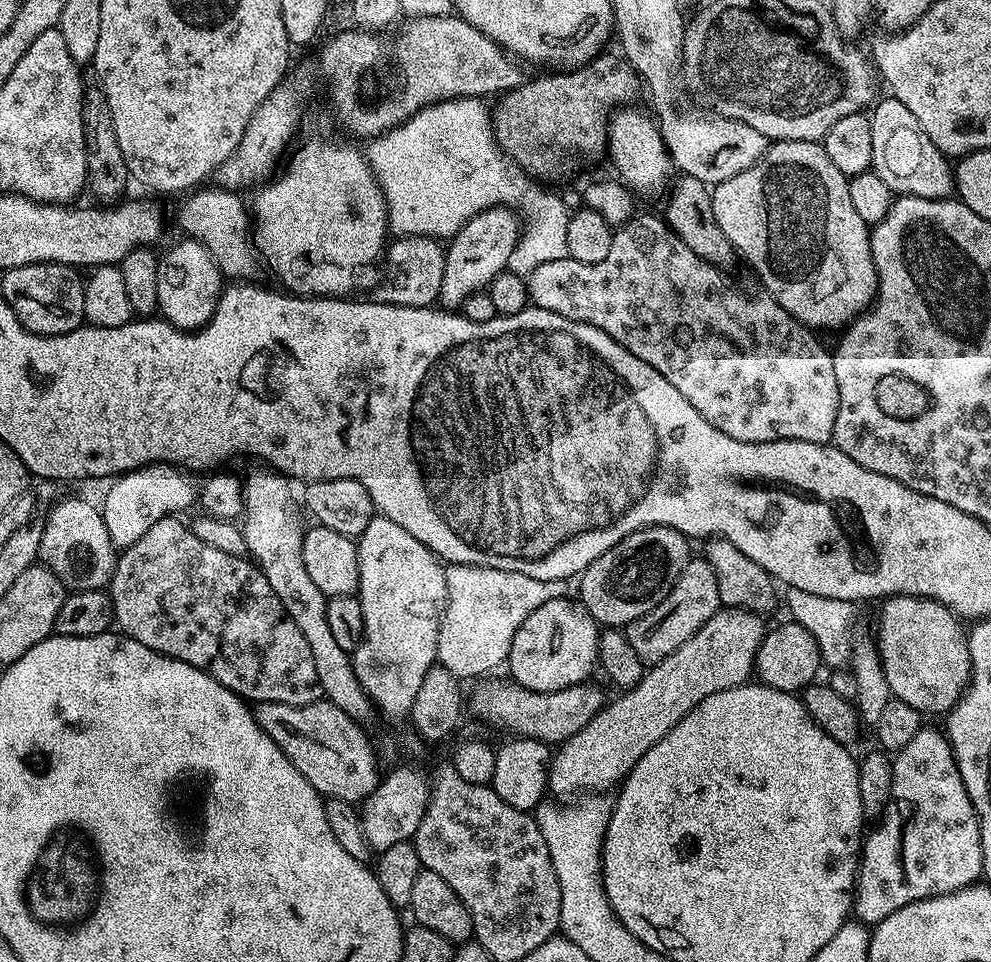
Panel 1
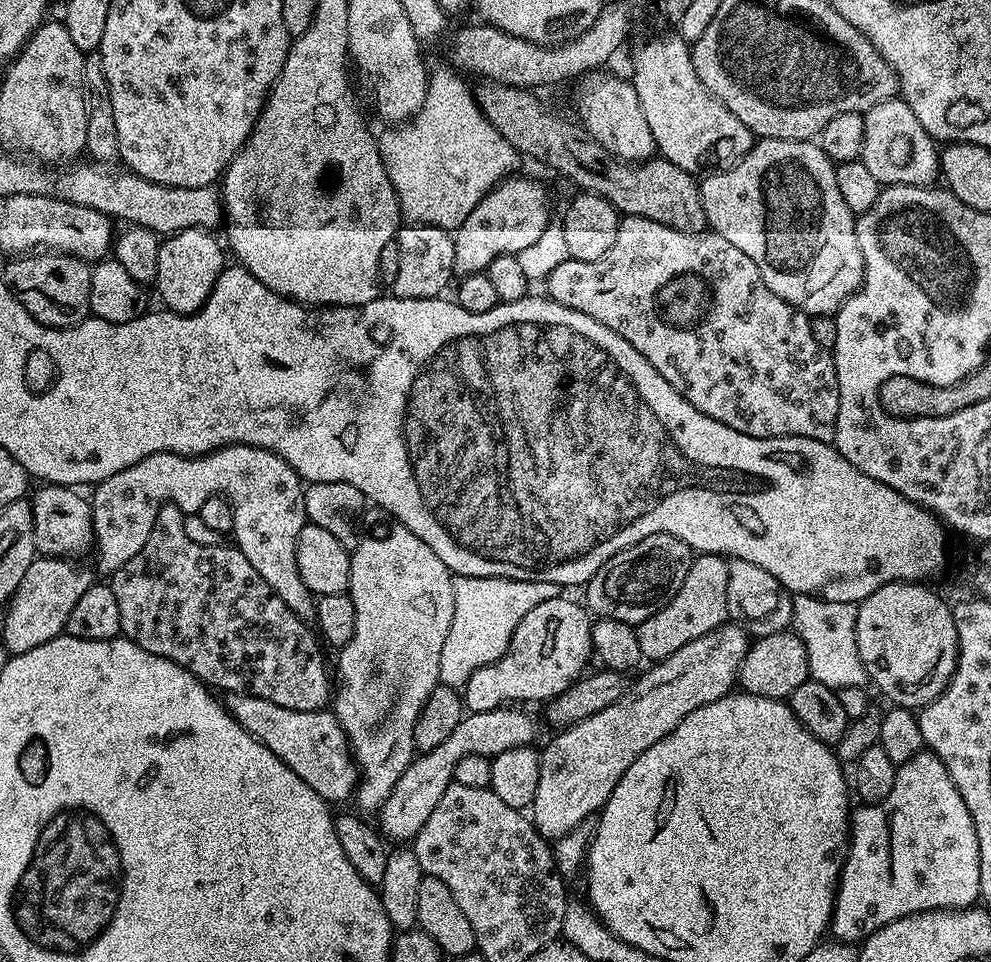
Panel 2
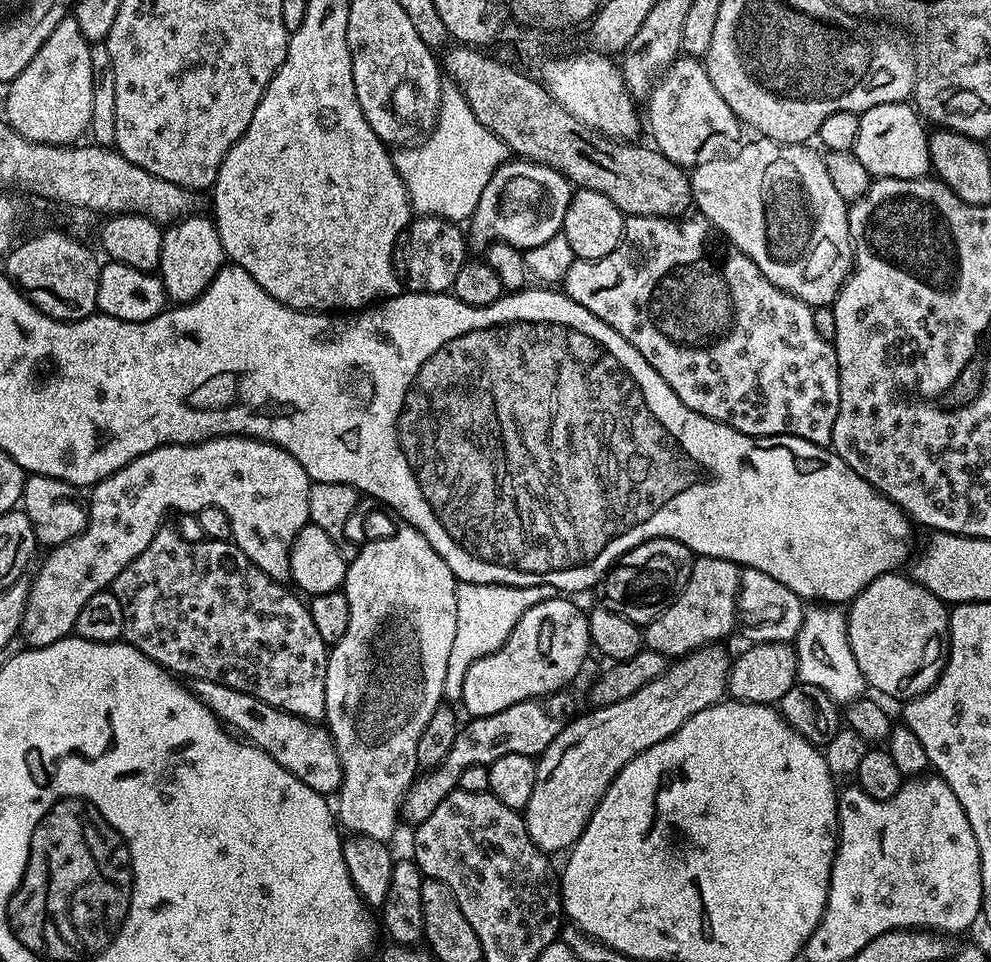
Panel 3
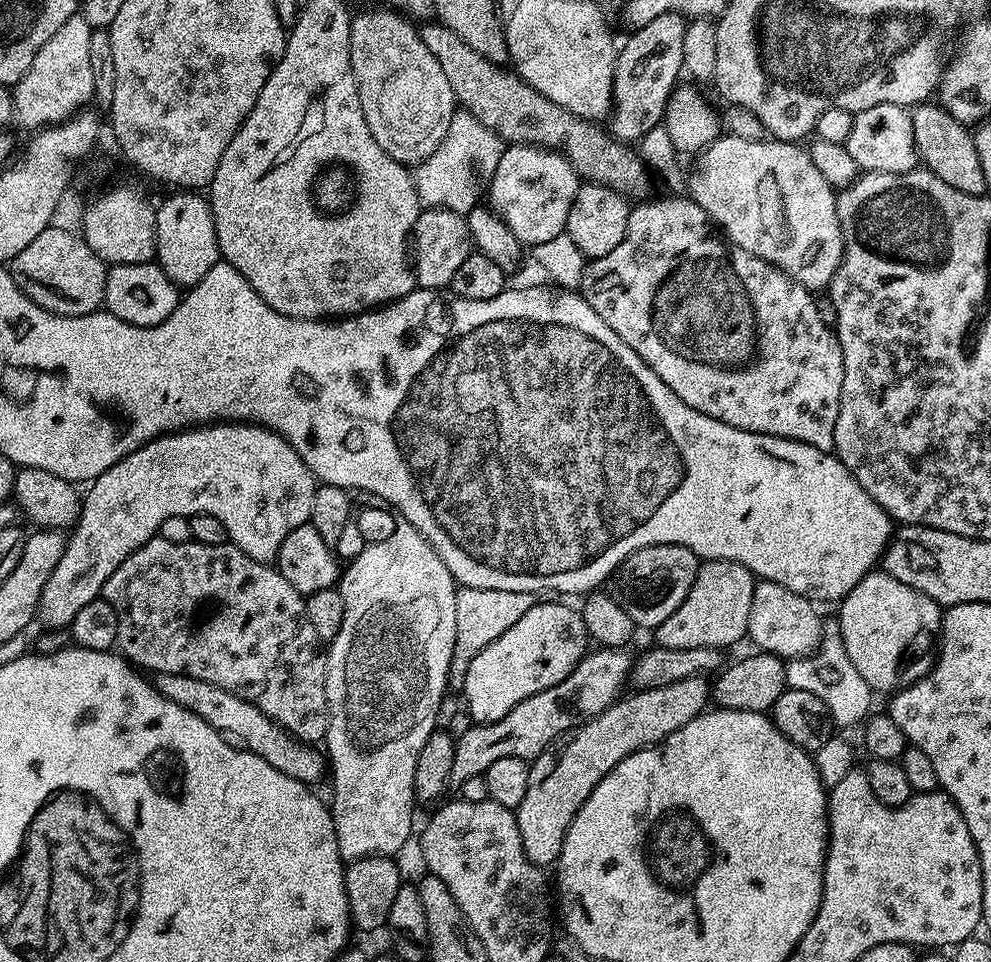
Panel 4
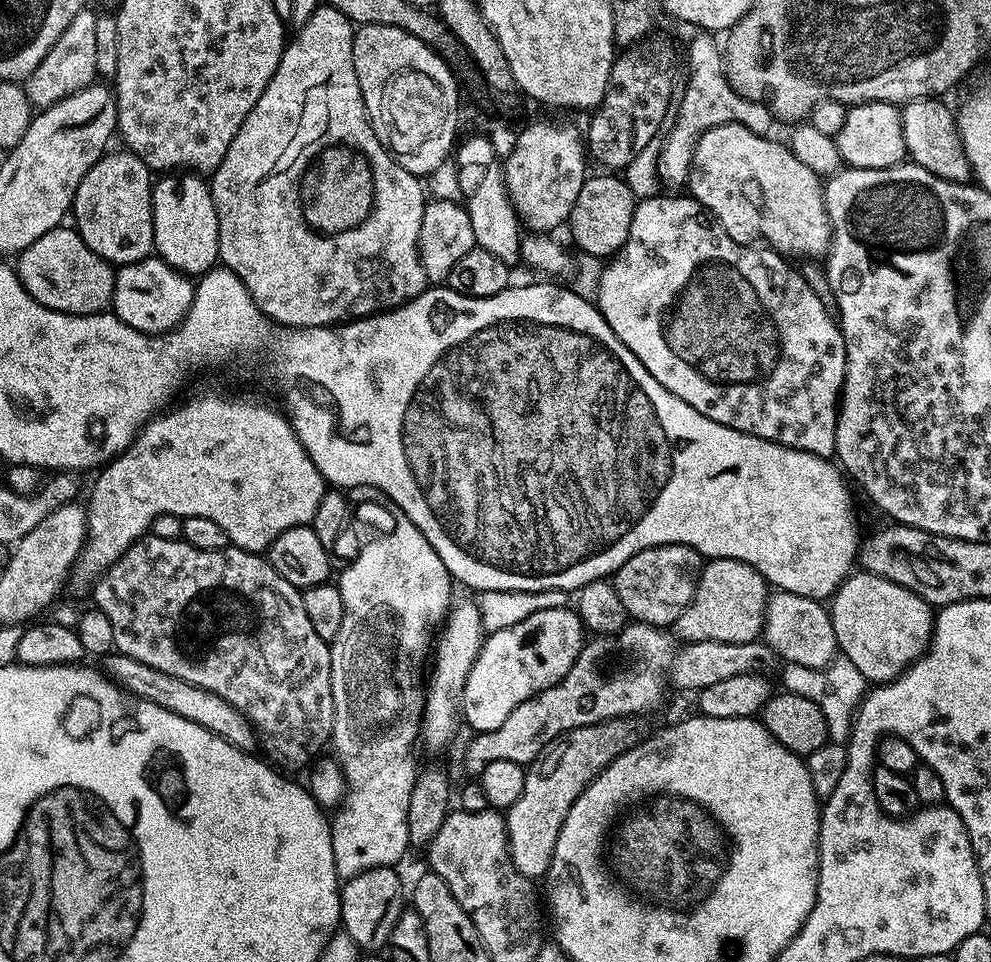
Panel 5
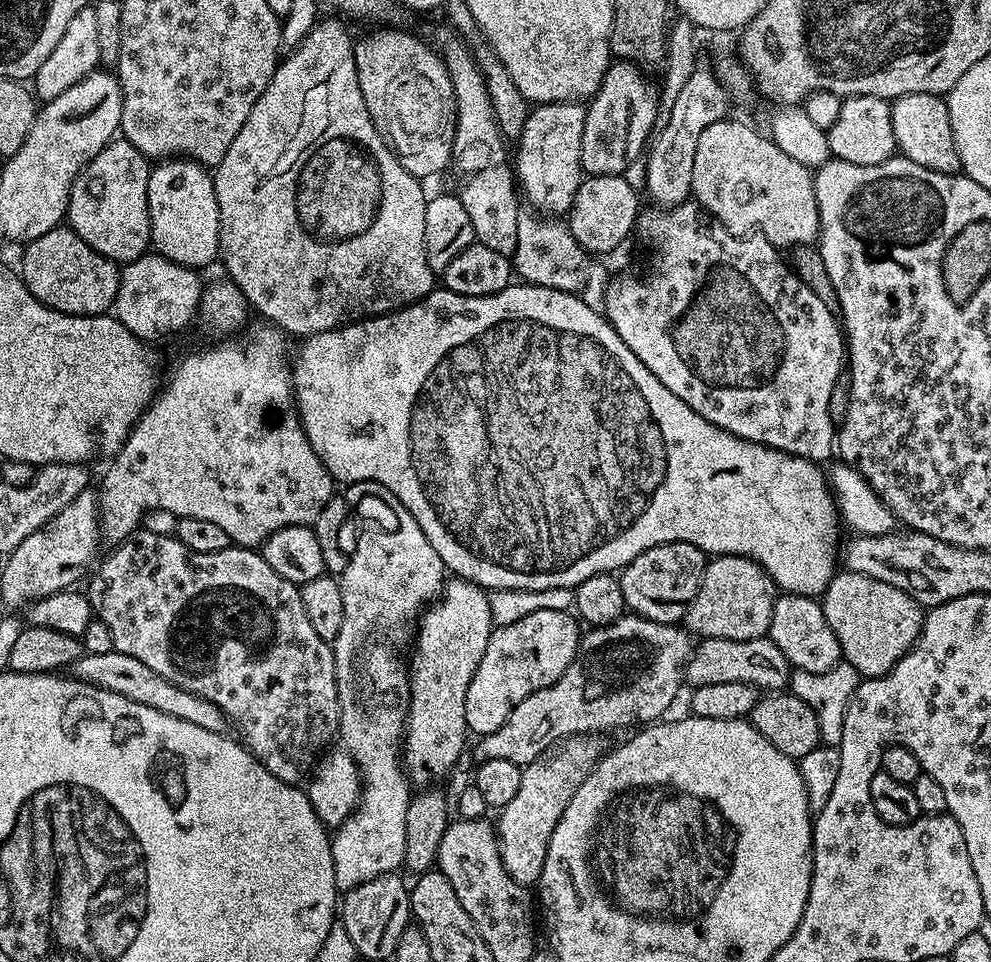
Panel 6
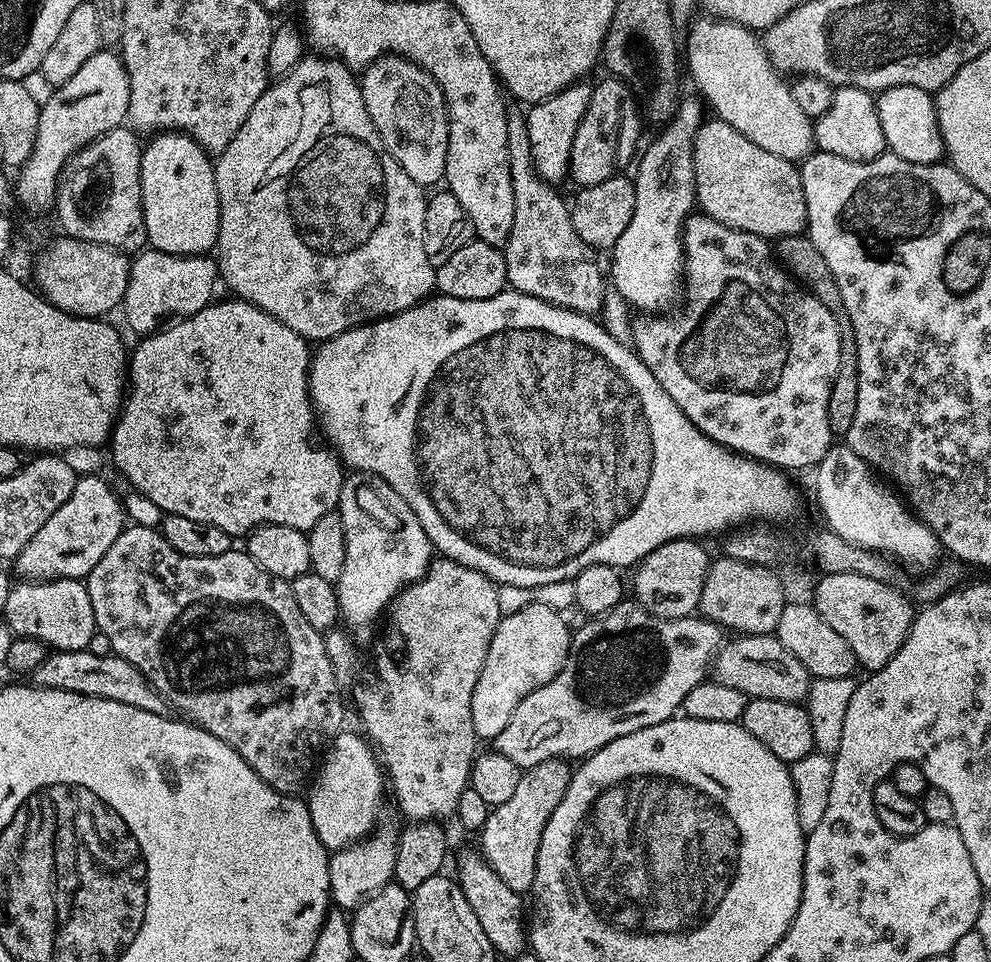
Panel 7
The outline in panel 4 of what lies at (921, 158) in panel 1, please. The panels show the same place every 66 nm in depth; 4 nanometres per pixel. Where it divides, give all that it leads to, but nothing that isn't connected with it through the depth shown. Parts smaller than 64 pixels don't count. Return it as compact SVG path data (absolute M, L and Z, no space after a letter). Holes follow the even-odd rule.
M879 104L870 110L855 113L854 130L846 147L854 158L857 169L864 172L911 172L917 167L918 157L914 142L912 112L902 104Z

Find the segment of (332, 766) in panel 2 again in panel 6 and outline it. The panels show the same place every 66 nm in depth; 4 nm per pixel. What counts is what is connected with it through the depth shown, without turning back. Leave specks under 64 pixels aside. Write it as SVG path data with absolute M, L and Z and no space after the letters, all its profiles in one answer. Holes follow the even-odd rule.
M115 650L110 654L83 654L71 666L70 672L77 680L87 680L89 684L97 684L99 688L105 688L114 694L122 694L122 698L130 698L130 702L138 702L142 706L150 706L150 710L162 710L162 714L170 714L170 718L194 722L194 726L202 726L202 730L225 731L226 717L221 708L190 690L174 686L174 682L162 678L162 674L154 674L154 670L146 666L146 662L138 662L138 658L130 658L130 654Z

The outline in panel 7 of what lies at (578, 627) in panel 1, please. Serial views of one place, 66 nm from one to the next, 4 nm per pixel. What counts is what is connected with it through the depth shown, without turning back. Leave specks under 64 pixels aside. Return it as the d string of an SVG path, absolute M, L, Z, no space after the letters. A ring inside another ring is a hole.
M531 604L522 606L522 610L514 614L500 617L486 654L486 662L482 666L482 674L478 674L478 686L474 686L474 698L470 698L470 718L474 718L474 730L481 741L495 741L496 736L506 730L506 722L510 722L510 714L514 714L518 702L549 684L564 669L571 645L572 632L568 624L563 615L550 606Z

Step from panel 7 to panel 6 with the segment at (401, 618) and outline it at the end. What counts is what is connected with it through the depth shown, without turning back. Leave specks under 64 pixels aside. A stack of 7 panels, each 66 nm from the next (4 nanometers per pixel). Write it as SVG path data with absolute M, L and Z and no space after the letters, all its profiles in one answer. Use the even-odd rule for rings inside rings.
M459 578L449 579L435 603L419 617L418 627L414 632L414 647L410 652L410 695L406 731L402 741L402 763L413 785L431 785L459 762L460 755L464 752L464 739L469 739L470 736L466 722L466 690L470 690L470 682L478 670L478 662L482 662L482 654L486 654L493 627L488 592L470 580Z

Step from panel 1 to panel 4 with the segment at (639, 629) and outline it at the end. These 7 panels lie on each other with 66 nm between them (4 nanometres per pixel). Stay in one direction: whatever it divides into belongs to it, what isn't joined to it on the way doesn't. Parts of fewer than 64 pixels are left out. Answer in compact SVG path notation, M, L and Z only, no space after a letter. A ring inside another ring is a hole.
M704 560L697 567L694 586L690 594L654 630L655 643L666 650L698 650L699 648L718 648L727 650L731 644L742 641L748 634L750 602L754 602L754 586L757 577L746 566L733 560Z

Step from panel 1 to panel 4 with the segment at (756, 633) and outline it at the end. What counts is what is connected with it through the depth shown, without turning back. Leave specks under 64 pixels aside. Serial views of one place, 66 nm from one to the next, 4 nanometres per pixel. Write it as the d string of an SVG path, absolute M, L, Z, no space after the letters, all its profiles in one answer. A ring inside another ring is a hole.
M691 676L682 682L670 682L670 686L658 686L645 692L633 691L631 695L625 695L617 700L602 714L598 714L585 724L577 724L531 761L526 798L522 798L522 802L514 811L518 822L518 834L522 834L522 846L532 864L555 865L560 858L562 842L566 838L570 822L578 814L586 798L590 798L594 786L598 786L598 782L602 782L602 778L606 778L606 774L610 774L610 770L614 770L614 766L618 766L622 758L664 740L670 734L674 734L674 730L686 726L686 722L690 722L705 711L710 704L710 684L704 676Z

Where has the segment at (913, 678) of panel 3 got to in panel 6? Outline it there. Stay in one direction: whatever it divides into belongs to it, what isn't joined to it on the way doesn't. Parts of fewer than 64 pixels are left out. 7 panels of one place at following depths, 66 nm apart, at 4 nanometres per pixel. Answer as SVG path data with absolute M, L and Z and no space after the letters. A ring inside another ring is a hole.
M847 570L832 577L822 603L826 622L840 643L841 657L864 678L886 675L912 649L924 629L925 609L911 594Z

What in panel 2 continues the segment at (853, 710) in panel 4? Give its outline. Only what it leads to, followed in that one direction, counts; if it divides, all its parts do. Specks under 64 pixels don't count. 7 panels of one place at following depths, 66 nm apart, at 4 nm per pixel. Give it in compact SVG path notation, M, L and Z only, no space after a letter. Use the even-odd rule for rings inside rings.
M795 593L792 598L794 631L806 646L808 675L827 688L854 688L868 680L858 654L856 641L856 609L850 602L830 602L821 596Z

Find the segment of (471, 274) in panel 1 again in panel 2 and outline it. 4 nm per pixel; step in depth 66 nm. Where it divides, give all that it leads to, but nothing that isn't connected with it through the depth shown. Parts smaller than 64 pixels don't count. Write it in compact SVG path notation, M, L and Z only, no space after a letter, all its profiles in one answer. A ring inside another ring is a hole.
M513 174L501 180L495 188L491 188L486 194L486 198L482 198L482 202L478 202L478 206L474 206L474 210L470 210L466 222L462 222L462 226L455 229L454 266L457 273L487 272L490 262L494 262L494 258L514 256L517 252L526 250L526 246L534 246L534 242L538 242L538 238L542 238L542 234L553 219L548 192L538 181L527 180L526 177L520 175Z

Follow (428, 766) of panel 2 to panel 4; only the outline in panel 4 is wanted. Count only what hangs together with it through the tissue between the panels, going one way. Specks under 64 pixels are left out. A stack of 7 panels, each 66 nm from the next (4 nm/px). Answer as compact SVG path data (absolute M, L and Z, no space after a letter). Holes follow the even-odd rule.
M600 646L595 650L584 655L576 669L562 682L558 682L558 686L550 686L550 690L542 690L518 702L510 714L494 722L473 723L472 728L458 736L451 783L458 786L466 782L466 778L483 776L485 770L498 762L498 758L522 758L531 762L564 733L577 724L592 720L621 699L625 691L623 688L628 684L628 676L632 673L633 653L628 653L630 651L627 647Z

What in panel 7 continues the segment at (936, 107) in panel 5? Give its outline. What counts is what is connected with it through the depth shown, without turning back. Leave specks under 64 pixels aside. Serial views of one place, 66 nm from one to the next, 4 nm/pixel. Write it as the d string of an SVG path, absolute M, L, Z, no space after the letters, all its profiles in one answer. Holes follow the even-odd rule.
M894 86L876 96L876 109L878 122L882 122L884 142L891 155L915 164L939 164L945 159L933 93L918 86Z

